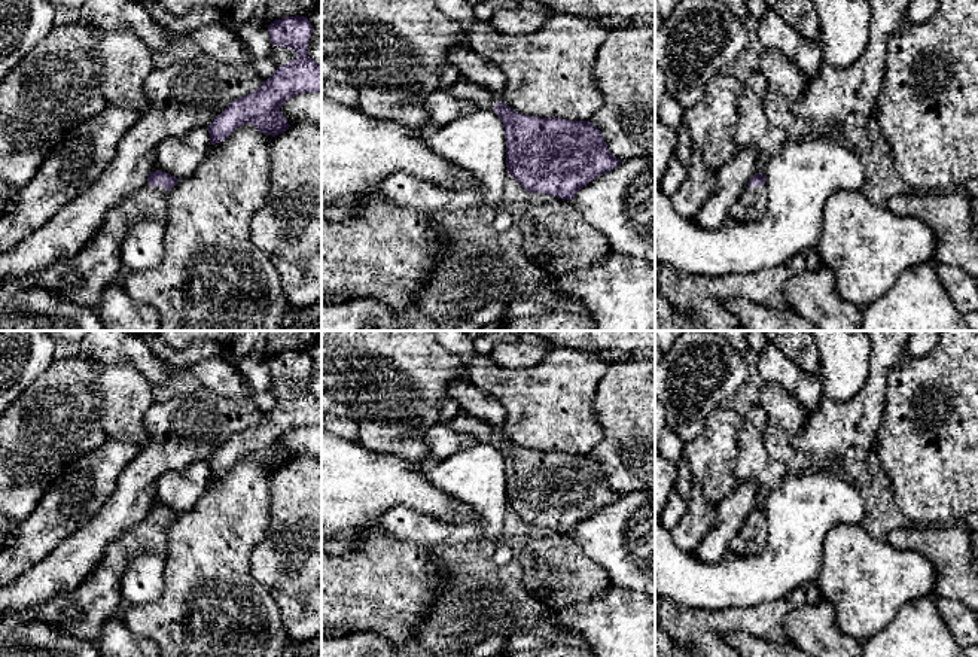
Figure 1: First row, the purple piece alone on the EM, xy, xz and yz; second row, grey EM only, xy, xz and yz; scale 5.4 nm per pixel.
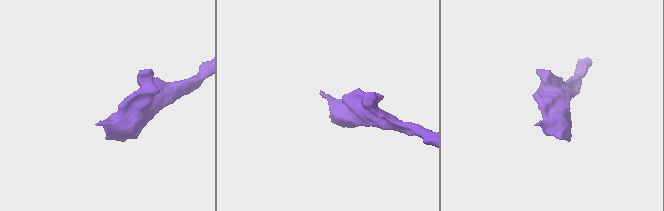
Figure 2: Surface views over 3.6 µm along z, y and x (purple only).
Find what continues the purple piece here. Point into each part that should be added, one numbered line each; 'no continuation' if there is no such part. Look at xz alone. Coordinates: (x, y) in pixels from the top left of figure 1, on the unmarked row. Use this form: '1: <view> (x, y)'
1: xz (466, 423)

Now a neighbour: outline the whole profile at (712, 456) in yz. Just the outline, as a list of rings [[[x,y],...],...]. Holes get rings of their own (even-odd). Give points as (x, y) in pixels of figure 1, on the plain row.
[[[717,407],[707,416],[701,435],[682,445],[682,456],[691,468],[692,484],[701,489],[706,501],[712,505],[717,505],[738,484],[735,463],[741,425],[743,417],[735,410]]]

